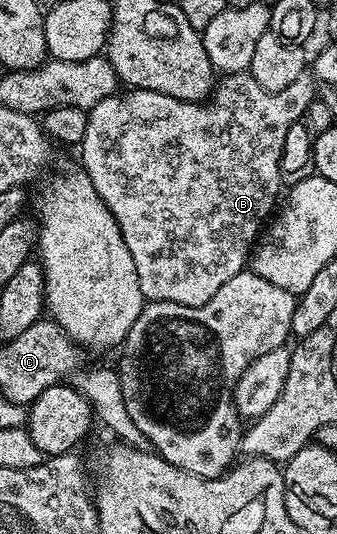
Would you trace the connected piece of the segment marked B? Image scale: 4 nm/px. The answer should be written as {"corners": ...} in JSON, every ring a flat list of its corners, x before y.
{"corners":[[246,71,222,76,213,86,211,99,204,103,175,99,166,93,156,93,146,89,130,88,125,91,125,94,123,93,103,99,99,103,95,103,93,109,88,110,87,135,83,135,79,146,80,168,84,169,85,174,91,179,95,191,99,191,99,199,103,199,103,203,111,211,115,223,119,225,123,243,127,243,127,251,131,251,131,259,135,259,139,287,143,291,146,302,166,301,167,303,179,303,183,307,199,307,203,303,207,303,207,299,211,299,211,295,215,295,215,291,219,291,219,287,223,287,223,283,227,283,246,268,251,257,251,250,258,240,263,226,270,220,283,193,281,152,283,143,287,139,287,131,291,131,291,127,304,118,309,104,315,99,315,82,312,76,302,75,299,79,295,79,295,83,291,83,291,87,269,93,265,88,260,87,259,83]]}

